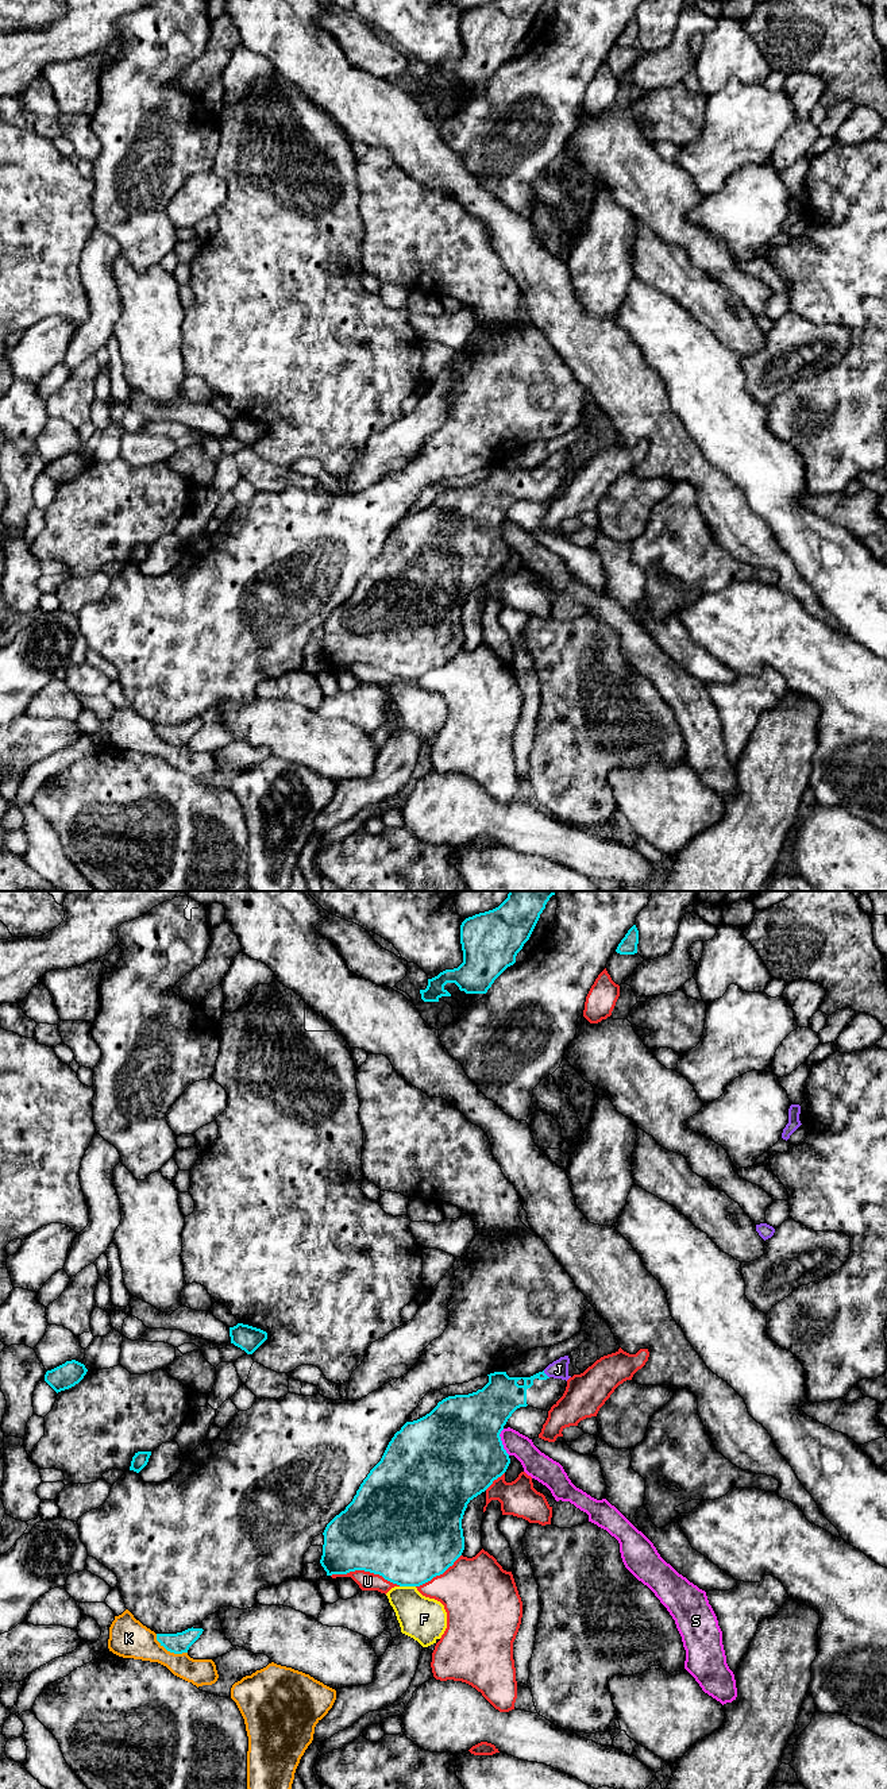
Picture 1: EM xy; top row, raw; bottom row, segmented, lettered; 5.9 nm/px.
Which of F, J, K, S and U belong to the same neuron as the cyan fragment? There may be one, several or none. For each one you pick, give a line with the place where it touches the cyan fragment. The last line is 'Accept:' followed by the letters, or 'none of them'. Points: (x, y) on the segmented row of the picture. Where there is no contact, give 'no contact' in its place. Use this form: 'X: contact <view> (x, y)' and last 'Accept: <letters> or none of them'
J: contact xy (546, 1375)
Accept: J

